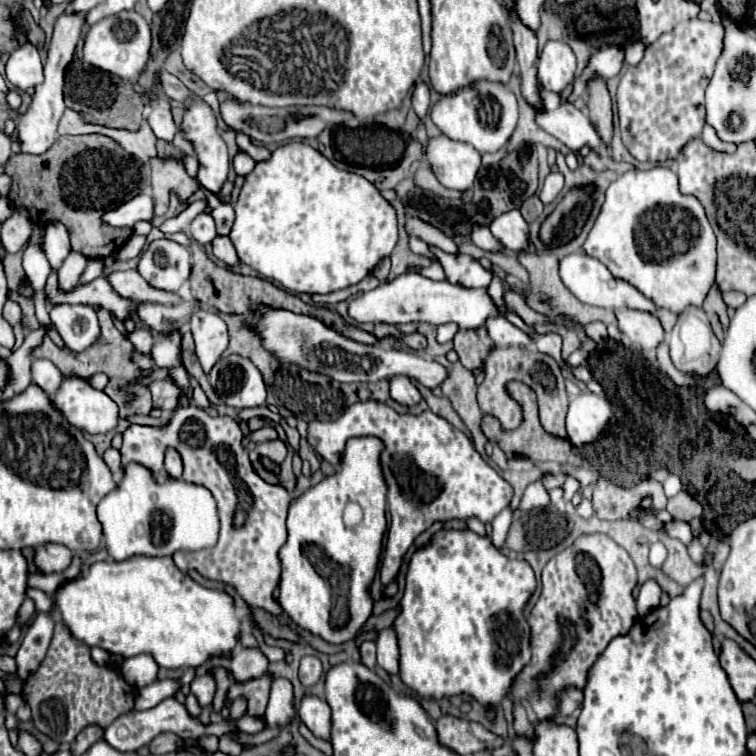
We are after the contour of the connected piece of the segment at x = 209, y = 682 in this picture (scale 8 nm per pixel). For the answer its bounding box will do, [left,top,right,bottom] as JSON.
[192,673,216,707]

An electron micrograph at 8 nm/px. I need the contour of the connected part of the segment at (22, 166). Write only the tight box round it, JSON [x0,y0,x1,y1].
[4,135,142,259]

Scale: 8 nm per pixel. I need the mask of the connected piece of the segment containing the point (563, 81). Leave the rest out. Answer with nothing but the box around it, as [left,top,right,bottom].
[536,41,576,93]

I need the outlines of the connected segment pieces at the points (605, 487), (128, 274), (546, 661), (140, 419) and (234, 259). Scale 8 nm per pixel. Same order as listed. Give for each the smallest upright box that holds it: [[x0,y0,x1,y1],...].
[[592,479,648,519],[106,271,180,305],[512,533,636,735],[127,412,170,425],[212,235,238,265]]

